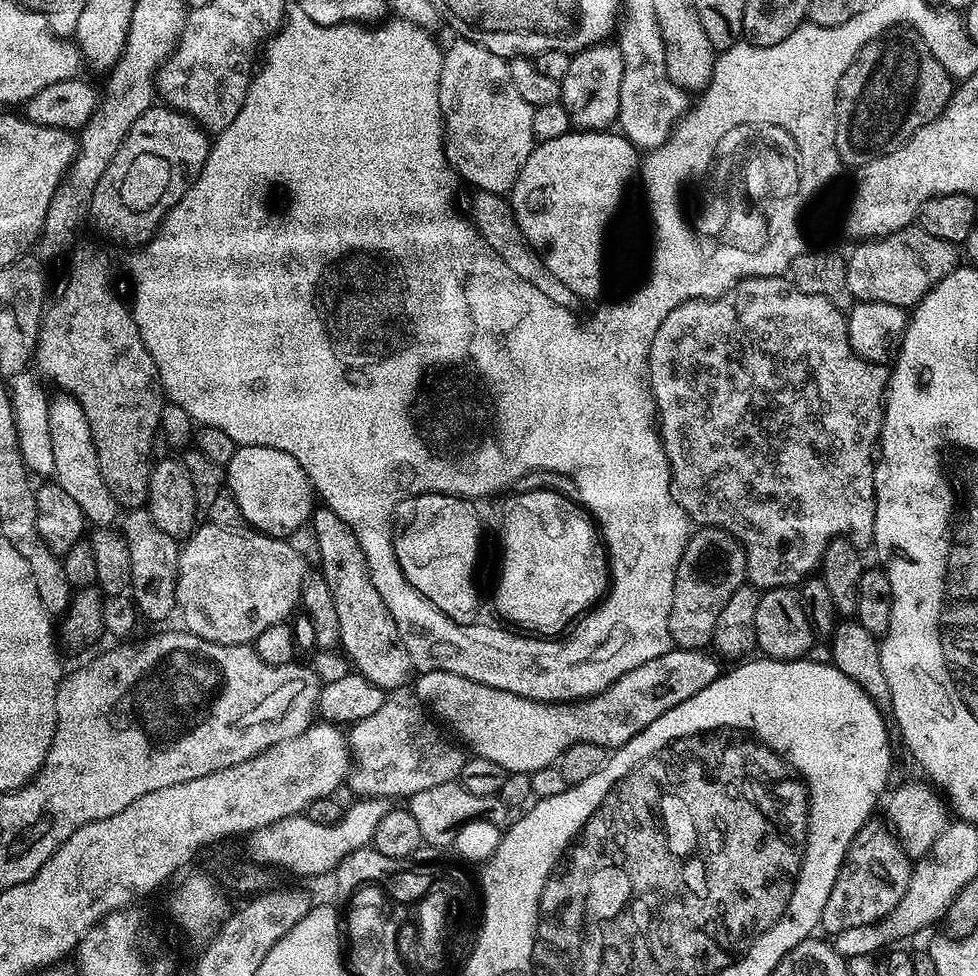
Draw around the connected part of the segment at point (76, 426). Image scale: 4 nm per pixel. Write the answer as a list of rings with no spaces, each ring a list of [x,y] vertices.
[[[71,398],[53,399],[48,405],[48,429],[50,430],[50,446],[47,451],[52,455],[52,472],[54,482],[74,498],[78,510],[82,510],[85,521],[92,526],[112,526],[117,523],[118,505],[114,494],[110,494],[110,486],[106,486],[106,478],[102,478],[102,470],[98,466],[98,450],[94,446],[94,438],[90,434],[90,426],[82,408]]]

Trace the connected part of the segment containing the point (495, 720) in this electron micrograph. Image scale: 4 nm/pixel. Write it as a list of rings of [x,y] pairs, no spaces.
[[[673,647],[666,654],[627,672],[622,678],[615,680],[605,692],[600,692],[597,696],[589,697],[585,701],[572,705],[522,698],[518,694],[510,694],[510,690],[498,690],[494,686],[486,686],[482,682],[474,682],[470,678],[462,678],[458,674],[450,674],[446,670],[419,673],[415,677],[415,680],[417,679],[416,696],[421,700],[419,703],[437,721],[445,720],[468,743],[467,751],[472,756],[490,758],[490,762],[498,762],[498,766],[502,766],[508,773],[526,772],[531,774],[534,770],[542,770],[555,765],[559,761],[560,755],[571,744],[594,742],[609,750],[622,747],[626,742],[630,742],[630,738],[634,738],[634,734],[646,730],[646,726],[650,726],[650,722],[654,722],[654,718],[662,718],[662,714],[666,714],[666,710],[674,710],[674,706],[686,702],[686,698],[694,698],[694,694],[698,694],[698,690],[706,690],[706,686],[710,686],[710,682],[714,682],[722,675],[722,667],[720,668],[719,662],[721,663],[708,650]]]

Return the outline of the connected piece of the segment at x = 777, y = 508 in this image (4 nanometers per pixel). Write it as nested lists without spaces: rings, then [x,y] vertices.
[[[783,275],[778,276],[750,276],[747,280],[739,280],[735,288],[728,292],[723,292],[720,296],[713,296],[703,300],[688,300],[682,306],[678,306],[666,316],[666,322],[658,328],[658,334],[654,336],[654,342],[650,348],[650,354],[646,361],[646,372],[650,377],[650,387],[652,398],[656,402],[656,414],[658,417],[658,431],[660,441],[664,444],[664,453],[670,466],[672,475],[672,494],[682,506],[682,510],[688,515],[689,521],[700,526],[711,526],[713,528],[724,528],[740,539],[744,545],[744,552],[748,556],[747,583],[757,590],[767,590],[770,588],[790,588],[799,585],[805,578],[813,575],[819,569],[820,560],[824,557],[826,546],[835,536],[847,536],[851,544],[857,548],[867,549],[867,544],[873,543],[874,518],[876,517],[876,466],[874,463],[874,453],[878,448],[880,438],[880,427],[884,425],[884,401],[886,399],[886,389],[888,387],[889,369],[884,364],[869,364],[867,360],[861,359],[852,353],[852,347],[848,345],[848,321],[845,313],[831,304],[828,300],[814,294],[806,294],[798,290],[792,284],[791,279]]]

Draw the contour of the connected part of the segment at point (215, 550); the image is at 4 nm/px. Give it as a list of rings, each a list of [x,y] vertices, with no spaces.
[[[204,522],[193,531],[192,535],[183,541],[178,562],[178,578],[176,579],[176,608],[178,616],[184,619],[183,627],[204,640],[218,642],[219,644],[252,644],[266,630],[266,626],[285,623],[295,608],[300,604],[300,582],[302,579],[301,569],[296,569],[296,548],[287,539],[278,536],[265,536],[263,532],[245,530],[239,528],[223,528]]]

